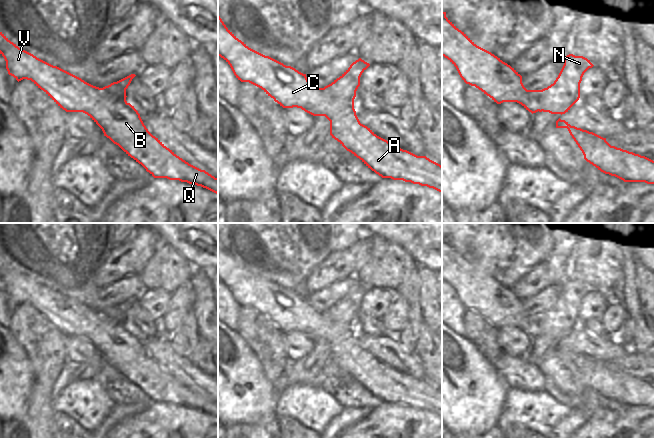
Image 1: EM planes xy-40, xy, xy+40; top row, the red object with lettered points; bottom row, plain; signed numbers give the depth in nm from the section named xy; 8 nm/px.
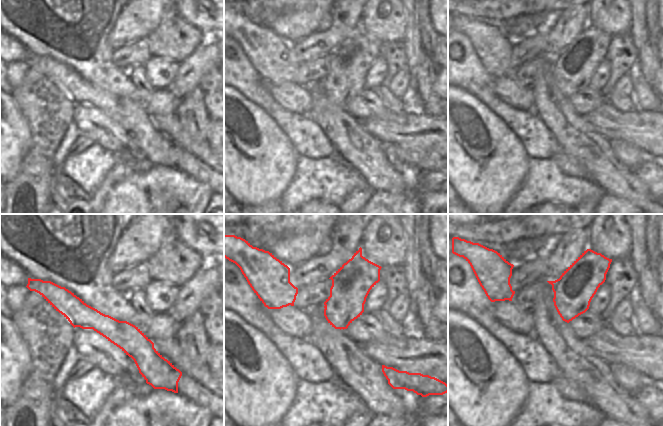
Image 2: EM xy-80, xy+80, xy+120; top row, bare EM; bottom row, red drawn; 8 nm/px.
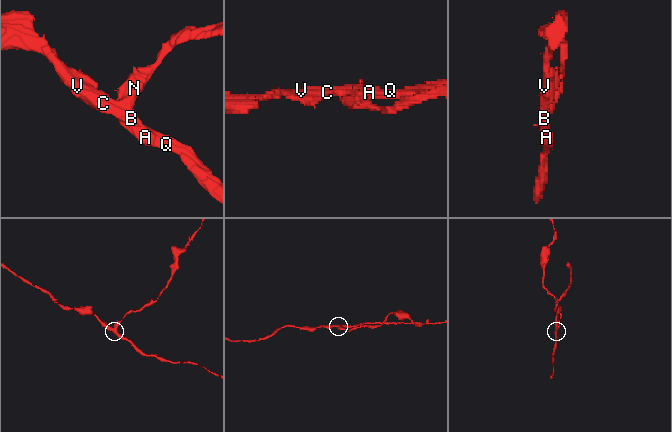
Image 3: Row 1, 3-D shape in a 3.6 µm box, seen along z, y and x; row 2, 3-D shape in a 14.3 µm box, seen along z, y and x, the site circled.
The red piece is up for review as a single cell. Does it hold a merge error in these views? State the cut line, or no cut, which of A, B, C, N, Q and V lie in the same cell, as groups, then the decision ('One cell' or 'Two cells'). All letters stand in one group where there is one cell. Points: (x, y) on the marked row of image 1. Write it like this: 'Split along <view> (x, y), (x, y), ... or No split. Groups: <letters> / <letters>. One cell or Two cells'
Split along xy (323, 88), (335, 99), (353, 104). Groups: A B C Q V / N. Two cells.

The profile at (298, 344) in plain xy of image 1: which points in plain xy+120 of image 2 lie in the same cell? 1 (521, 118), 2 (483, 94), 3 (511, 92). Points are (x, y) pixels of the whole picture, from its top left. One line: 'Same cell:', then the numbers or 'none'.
Same cell: 3

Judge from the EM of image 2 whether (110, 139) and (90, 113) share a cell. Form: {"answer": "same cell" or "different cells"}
{"answer": "same cell"}

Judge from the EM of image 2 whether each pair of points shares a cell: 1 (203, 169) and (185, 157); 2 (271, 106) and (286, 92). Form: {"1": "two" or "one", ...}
{"1": "one", "2": "two"}

